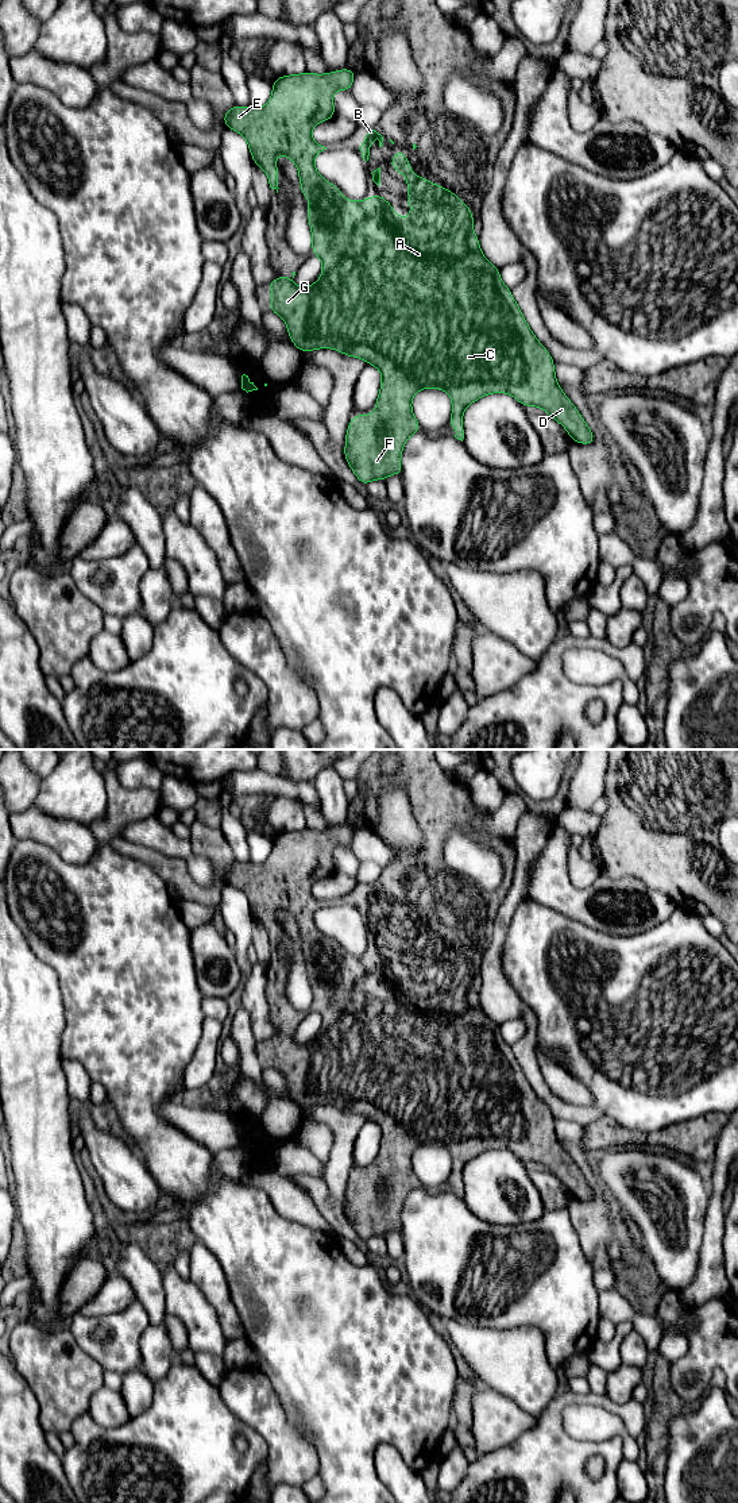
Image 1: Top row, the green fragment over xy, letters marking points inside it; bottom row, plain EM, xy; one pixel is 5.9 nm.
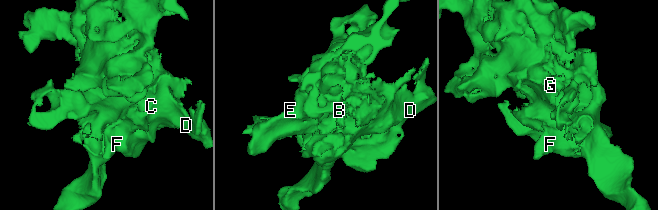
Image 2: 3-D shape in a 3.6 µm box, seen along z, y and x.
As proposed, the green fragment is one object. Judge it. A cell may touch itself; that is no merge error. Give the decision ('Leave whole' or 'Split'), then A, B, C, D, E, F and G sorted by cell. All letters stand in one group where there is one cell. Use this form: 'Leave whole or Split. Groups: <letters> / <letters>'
Leave whole. Groups: A B C D E F G

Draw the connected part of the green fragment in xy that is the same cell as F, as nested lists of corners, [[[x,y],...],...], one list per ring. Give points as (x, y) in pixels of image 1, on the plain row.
[[[349,824],[343,826],[331,828],[327,830],[314,830],[305,828],[302,830],[290,830],[281,832],[275,835],[271,847],[270,858],[262,863],[255,864],[252,862],[239,863],[233,862],[227,870],[223,870],[223,876],[227,885],[233,886],[242,890],[248,902],[251,913],[256,922],[262,924],[267,933],[271,945],[275,945],[278,949],[278,924],[275,920],[275,913],[279,910],[287,912],[298,924],[301,948],[305,955],[310,955],[310,960],[308,963],[308,974],[309,982],[313,993],[312,999],[312,1011],[317,1011],[322,1017],[322,1029],[316,1040],[305,1045],[300,1045],[294,1036],[289,1036],[286,1032],[281,1032],[279,1034],[270,1036],[270,1049],[274,1052],[274,1056],[270,1059],[270,1068],[281,1072],[287,1083],[289,1092],[293,1101],[301,1107],[314,1107],[317,1105],[335,1105],[339,1109],[355,1113],[366,1117],[368,1121],[375,1122],[382,1129],[382,1140],[378,1156],[375,1159],[375,1169],[374,1171],[355,1171],[348,1180],[347,1191],[345,1191],[345,1205],[344,1214],[347,1219],[351,1222],[353,1230],[358,1233],[362,1241],[367,1241],[374,1236],[385,1237],[390,1230],[395,1230],[401,1233],[402,1221],[401,1221],[401,1210],[406,1196],[416,1188],[421,1186],[420,1179],[413,1172],[411,1167],[411,1155],[421,1145],[434,1144],[445,1146],[451,1152],[452,1157],[452,1171],[449,1175],[451,1183],[455,1186],[455,1194],[461,1196],[464,1195],[463,1186],[463,1169],[465,1164],[475,1159],[476,1156],[490,1151],[490,1149],[509,1149],[523,1163],[540,1163],[542,1164],[550,1174],[559,1178],[568,1188],[572,1196],[580,1201],[594,1201],[595,1192],[591,1188],[587,1179],[580,1172],[575,1160],[569,1157],[569,1155],[564,1151],[561,1144],[557,1140],[555,1130],[555,1118],[550,1110],[546,1107],[544,1101],[541,1101],[534,1092],[533,1087],[528,1082],[518,1060],[515,1059],[511,1047],[502,1038],[499,1033],[499,1026],[496,1022],[491,1021],[486,1013],[482,1010],[478,991],[474,990],[474,979],[475,974],[471,971],[470,960],[461,960],[459,957],[457,949],[451,949],[447,944],[440,944],[436,939],[428,939],[424,933],[417,933],[414,928],[410,926],[410,917],[405,914],[403,906],[397,906],[391,916],[393,925],[397,926],[398,930],[403,930],[407,936],[407,949],[409,949],[409,963],[411,966],[410,974],[398,974],[391,960],[385,956],[380,951],[368,952],[364,957],[352,957],[341,952],[340,947],[336,941],[324,936],[316,926],[314,914],[318,909],[324,907],[327,903],[317,901],[312,895],[313,883],[320,879],[332,875],[336,872],[335,862],[332,852],[336,847],[344,845],[351,848],[353,835],[358,829],[351,826]]]

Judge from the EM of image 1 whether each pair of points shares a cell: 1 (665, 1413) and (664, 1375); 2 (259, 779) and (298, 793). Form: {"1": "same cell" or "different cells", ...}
{"1": "same cell", "2": "same cell"}

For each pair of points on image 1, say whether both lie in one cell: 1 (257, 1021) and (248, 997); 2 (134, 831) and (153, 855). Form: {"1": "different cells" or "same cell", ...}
{"1": "same cell", "2": "different cells"}

